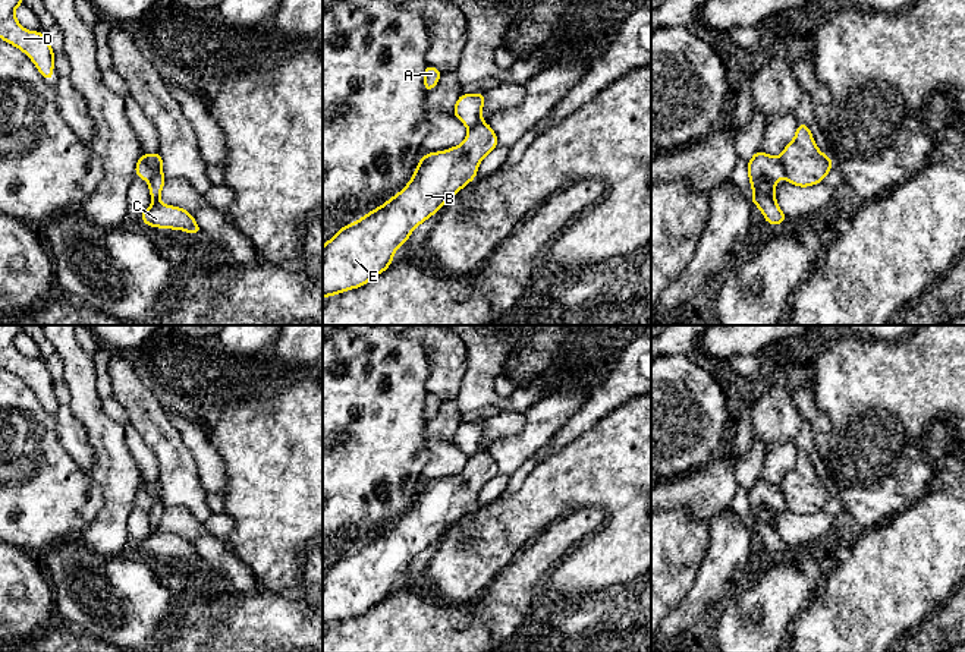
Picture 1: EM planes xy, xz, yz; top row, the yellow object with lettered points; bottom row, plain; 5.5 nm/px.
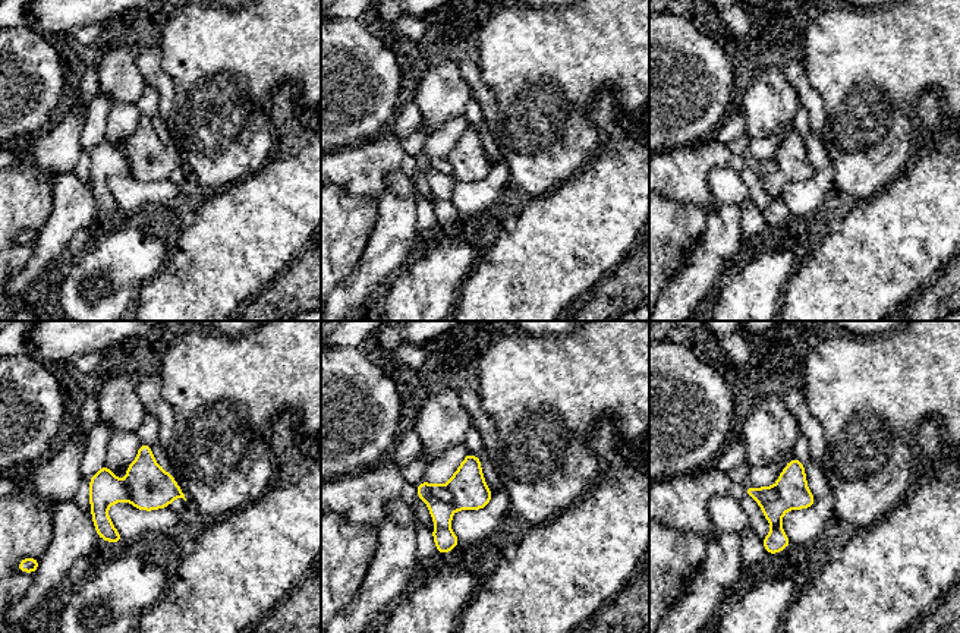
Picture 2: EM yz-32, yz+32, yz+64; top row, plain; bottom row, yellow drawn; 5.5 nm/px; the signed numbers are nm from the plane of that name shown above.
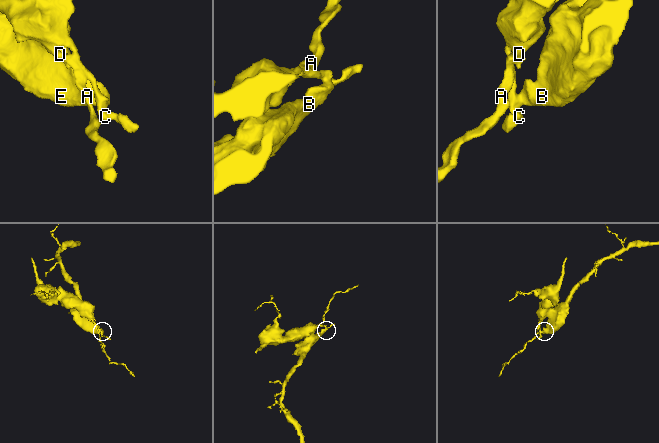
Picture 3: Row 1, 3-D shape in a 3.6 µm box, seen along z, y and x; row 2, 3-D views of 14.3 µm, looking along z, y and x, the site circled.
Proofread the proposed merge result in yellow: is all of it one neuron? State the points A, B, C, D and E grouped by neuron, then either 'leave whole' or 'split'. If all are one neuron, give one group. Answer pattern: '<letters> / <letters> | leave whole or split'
A C D / B E | split

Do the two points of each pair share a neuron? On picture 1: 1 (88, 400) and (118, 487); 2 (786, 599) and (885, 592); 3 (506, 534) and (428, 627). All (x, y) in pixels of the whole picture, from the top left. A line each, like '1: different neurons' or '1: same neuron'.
1: same neuron
2: different neurons
3: different neurons

